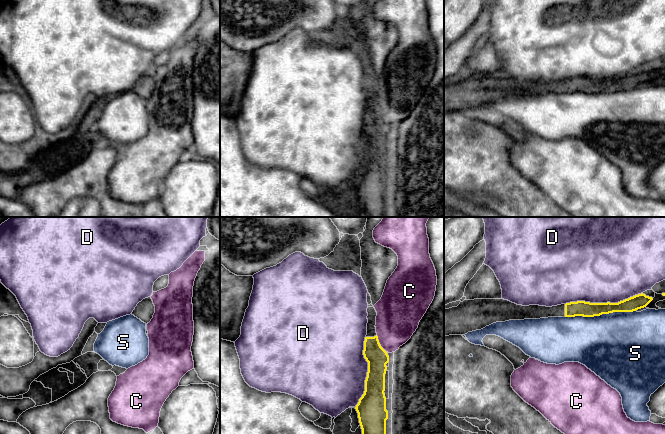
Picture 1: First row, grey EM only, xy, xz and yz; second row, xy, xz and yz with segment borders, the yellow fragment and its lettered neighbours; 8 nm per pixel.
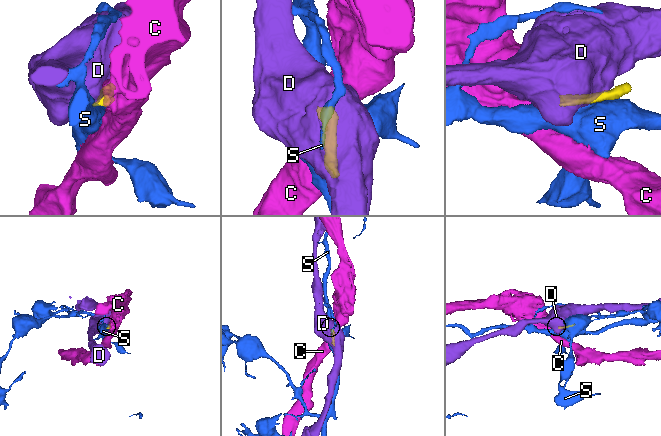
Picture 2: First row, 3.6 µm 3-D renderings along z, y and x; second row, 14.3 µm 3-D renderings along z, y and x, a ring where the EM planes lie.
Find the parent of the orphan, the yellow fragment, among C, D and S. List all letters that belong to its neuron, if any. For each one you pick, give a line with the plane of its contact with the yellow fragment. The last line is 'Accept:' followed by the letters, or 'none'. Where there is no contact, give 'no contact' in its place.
Accept: none

